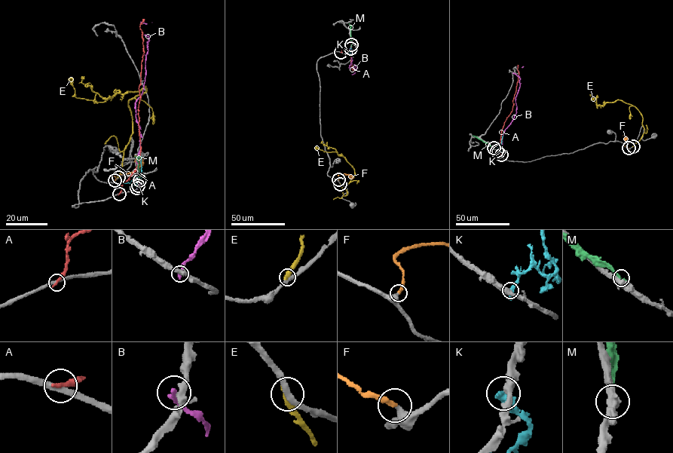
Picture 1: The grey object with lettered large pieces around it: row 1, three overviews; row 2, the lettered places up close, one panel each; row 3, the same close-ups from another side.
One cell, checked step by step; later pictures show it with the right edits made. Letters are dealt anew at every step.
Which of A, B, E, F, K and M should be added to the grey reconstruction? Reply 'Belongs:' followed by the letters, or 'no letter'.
Belongs: F

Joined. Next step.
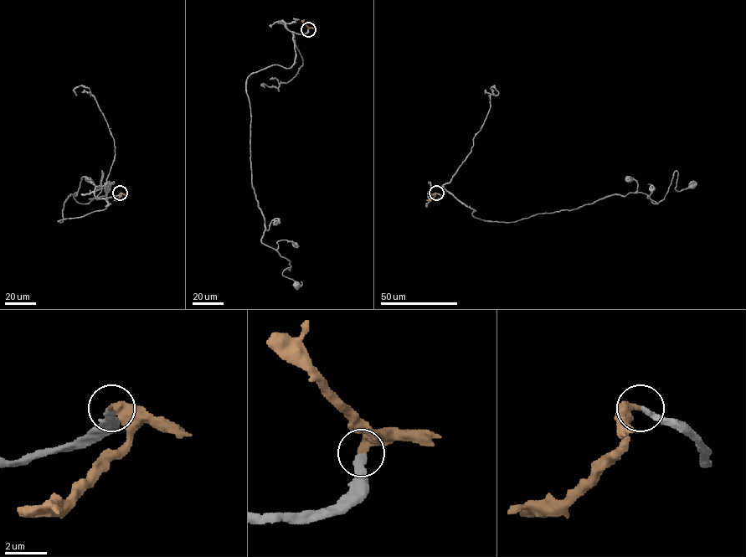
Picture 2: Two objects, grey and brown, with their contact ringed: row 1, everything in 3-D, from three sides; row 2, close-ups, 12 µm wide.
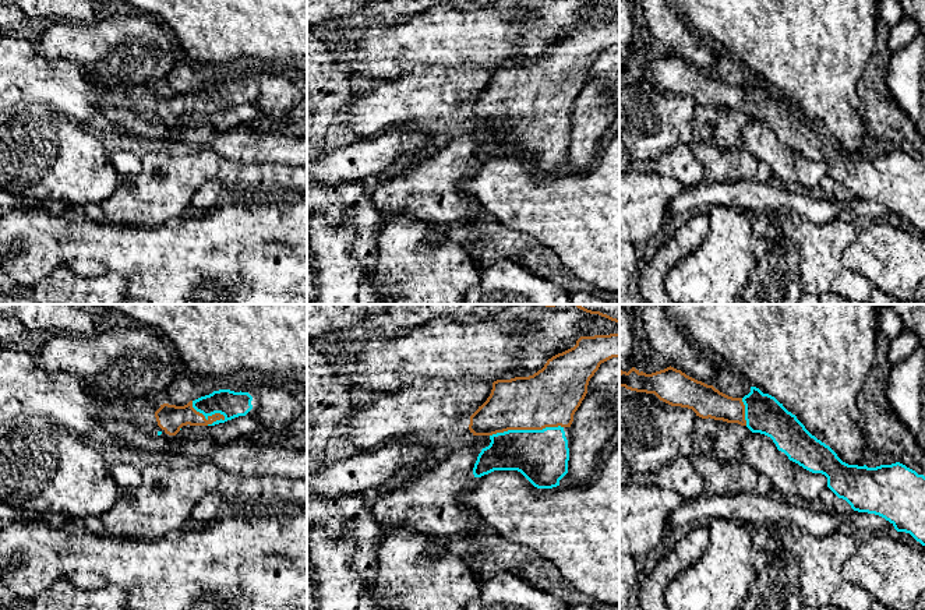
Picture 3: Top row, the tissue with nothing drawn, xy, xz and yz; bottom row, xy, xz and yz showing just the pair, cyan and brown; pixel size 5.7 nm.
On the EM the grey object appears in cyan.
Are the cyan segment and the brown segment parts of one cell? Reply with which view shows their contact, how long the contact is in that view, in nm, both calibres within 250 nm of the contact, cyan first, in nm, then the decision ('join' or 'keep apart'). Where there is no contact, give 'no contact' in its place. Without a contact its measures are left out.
contact in xz; length 420 nm; calibres 300 and 340 nm; join

